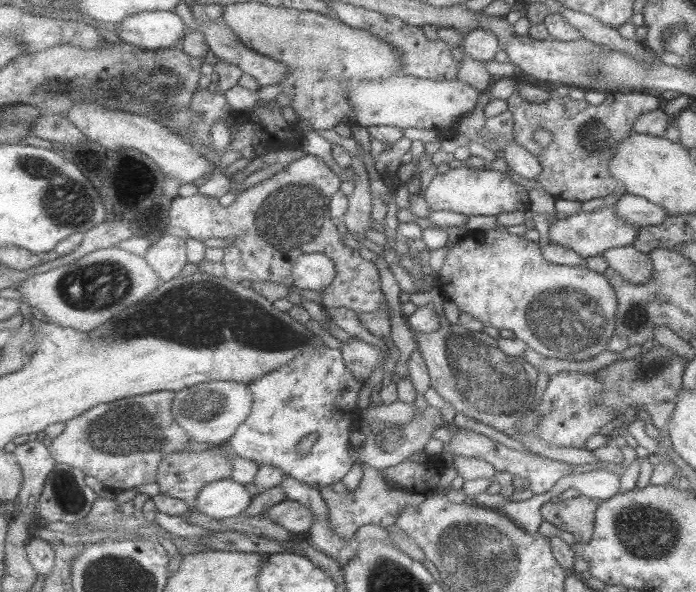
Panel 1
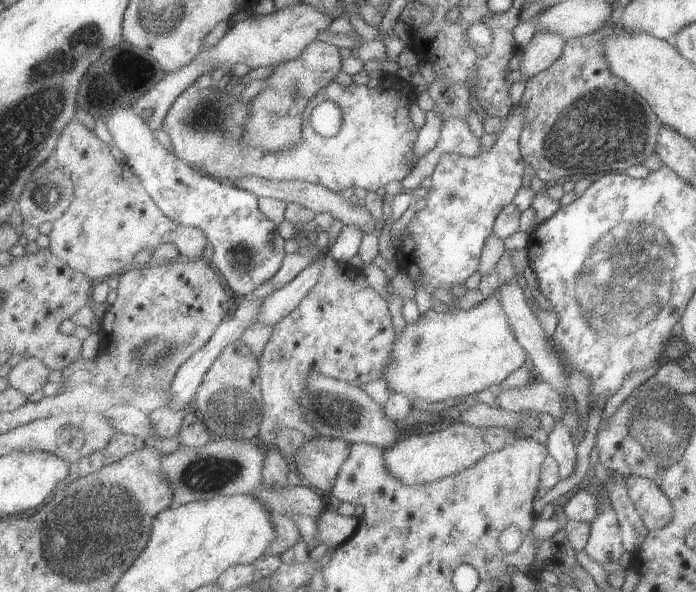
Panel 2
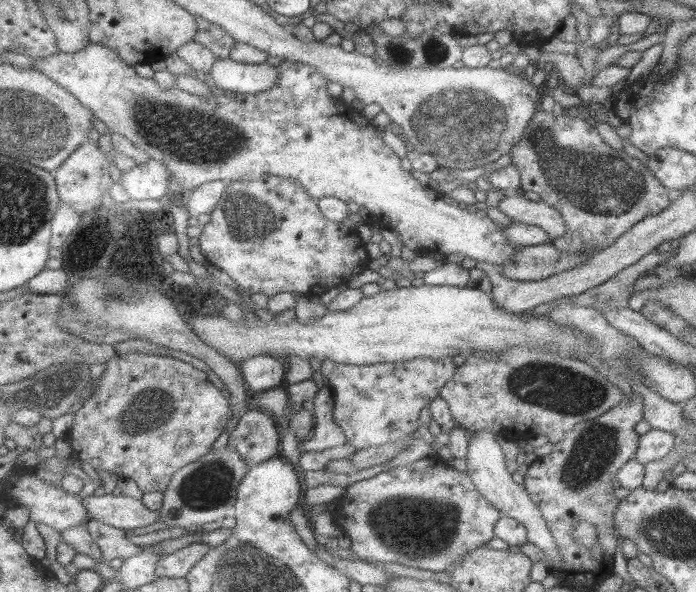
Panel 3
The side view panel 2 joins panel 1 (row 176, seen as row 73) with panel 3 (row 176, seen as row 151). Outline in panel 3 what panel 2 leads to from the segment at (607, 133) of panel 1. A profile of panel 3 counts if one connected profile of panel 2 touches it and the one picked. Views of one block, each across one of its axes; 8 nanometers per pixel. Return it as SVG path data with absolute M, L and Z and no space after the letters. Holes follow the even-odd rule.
M538 107L529 120L520 142L513 145L510 152L511 166L520 173L520 186L523 191L535 192L540 200L557 210L565 222L563 236L552 240L553 247L563 253L579 253L587 250L599 251L613 244L623 232L629 230L644 216L654 215L667 208L670 200L666 189L649 169L645 169L639 160L624 151L611 148L603 143L591 124L578 115L569 118L565 113L553 116Z

